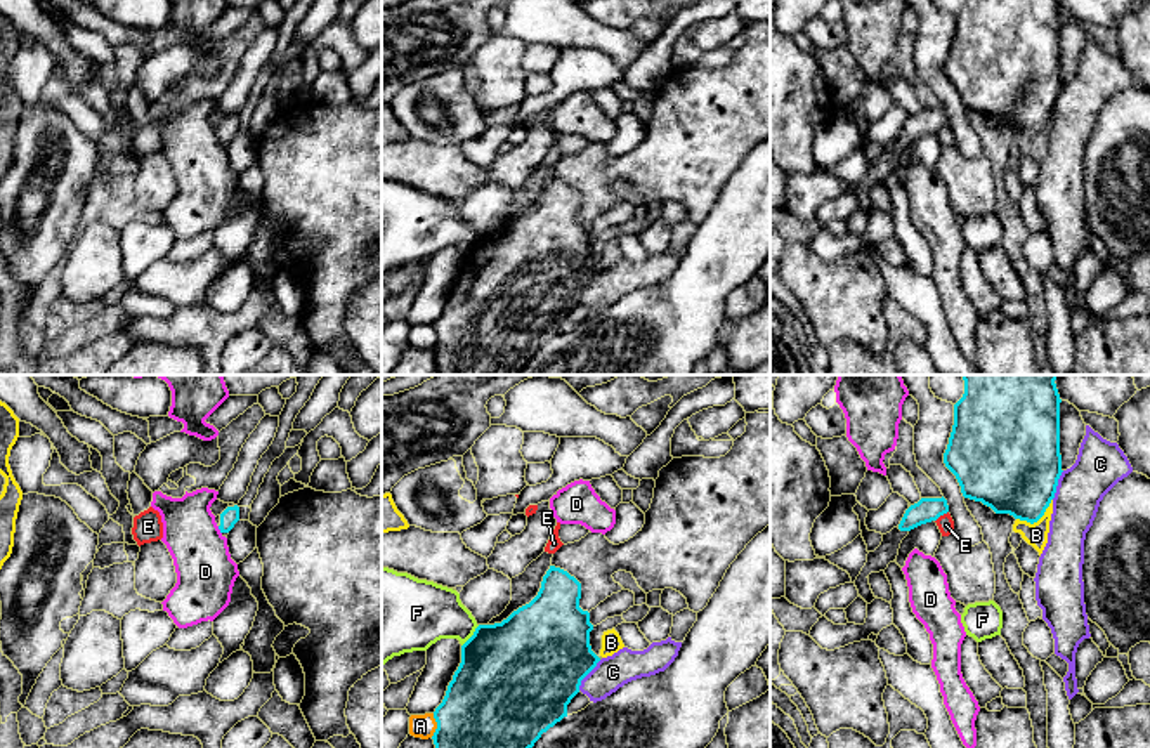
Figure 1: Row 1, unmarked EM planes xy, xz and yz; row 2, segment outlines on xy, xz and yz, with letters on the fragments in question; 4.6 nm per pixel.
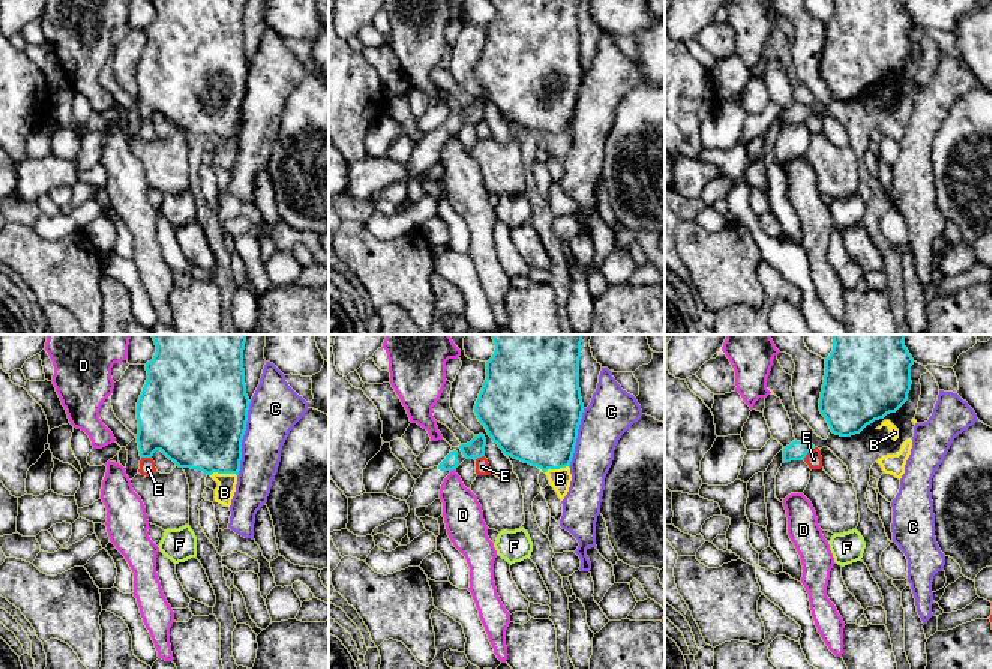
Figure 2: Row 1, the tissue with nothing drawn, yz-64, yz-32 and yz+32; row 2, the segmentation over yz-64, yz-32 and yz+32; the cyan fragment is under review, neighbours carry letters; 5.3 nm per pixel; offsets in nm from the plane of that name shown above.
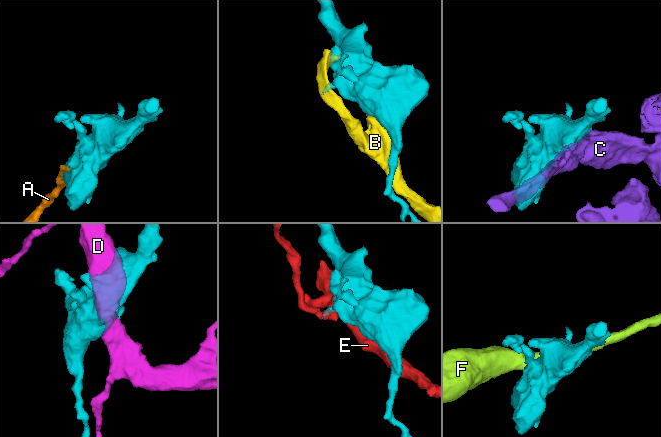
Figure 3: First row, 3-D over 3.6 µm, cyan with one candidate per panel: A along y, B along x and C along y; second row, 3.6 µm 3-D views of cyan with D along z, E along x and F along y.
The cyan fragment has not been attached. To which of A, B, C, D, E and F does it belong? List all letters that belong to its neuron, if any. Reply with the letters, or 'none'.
none

